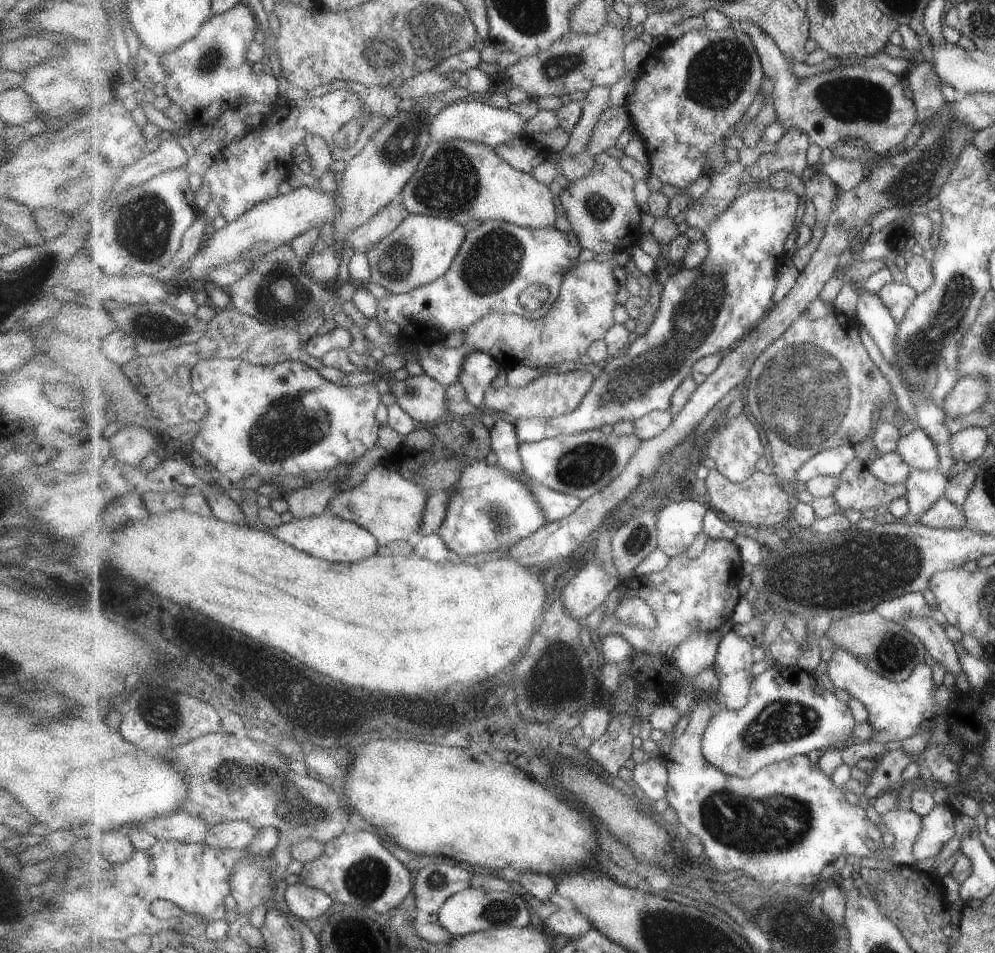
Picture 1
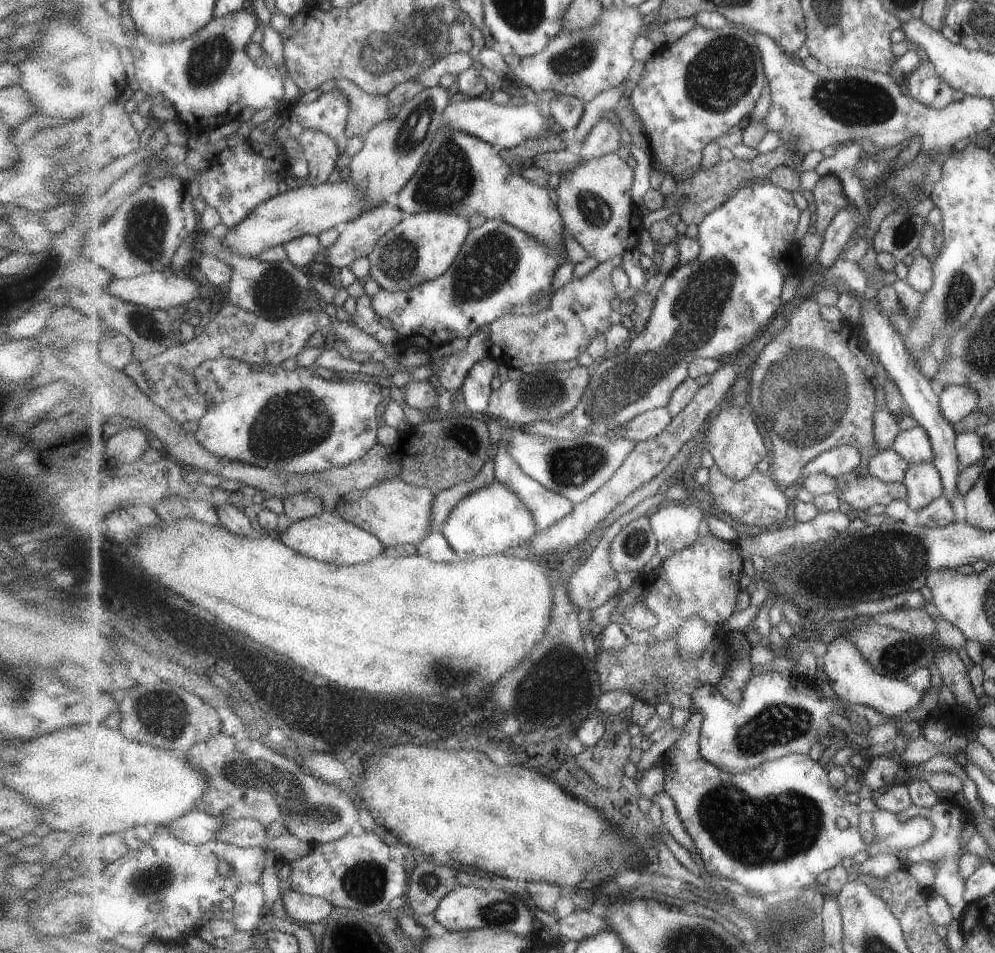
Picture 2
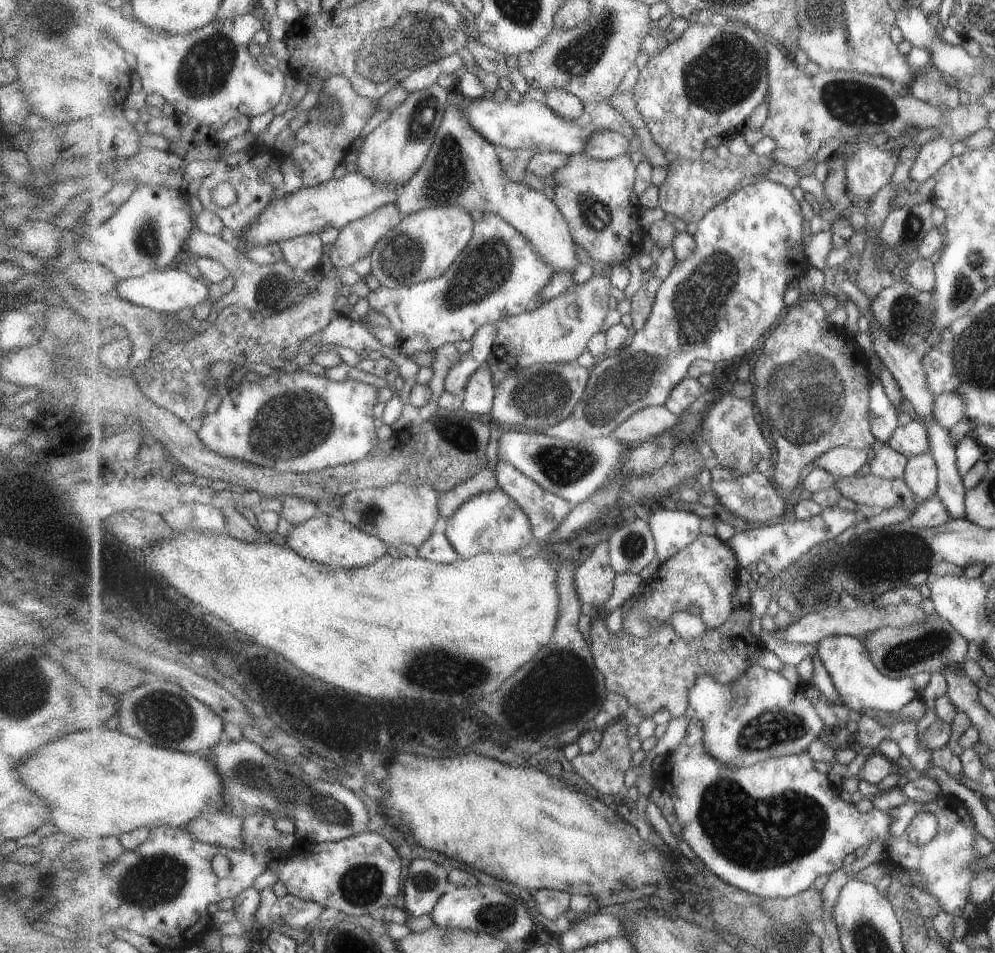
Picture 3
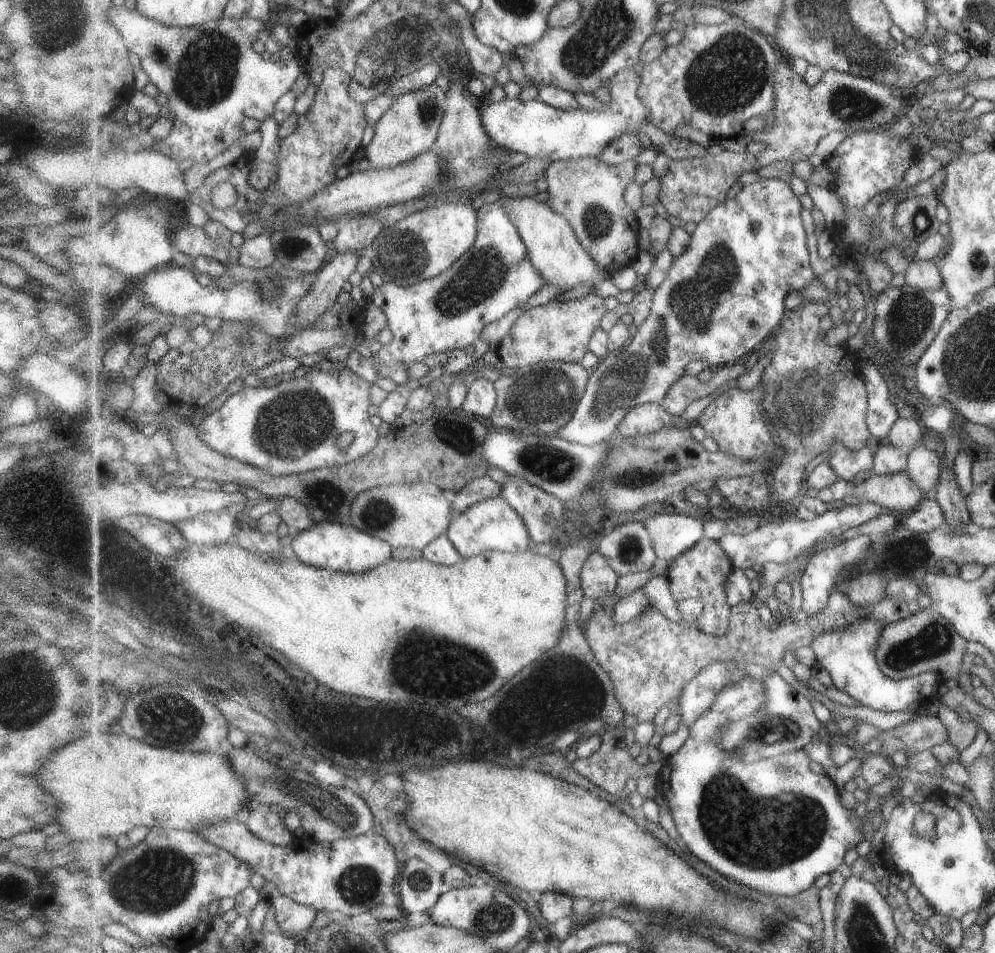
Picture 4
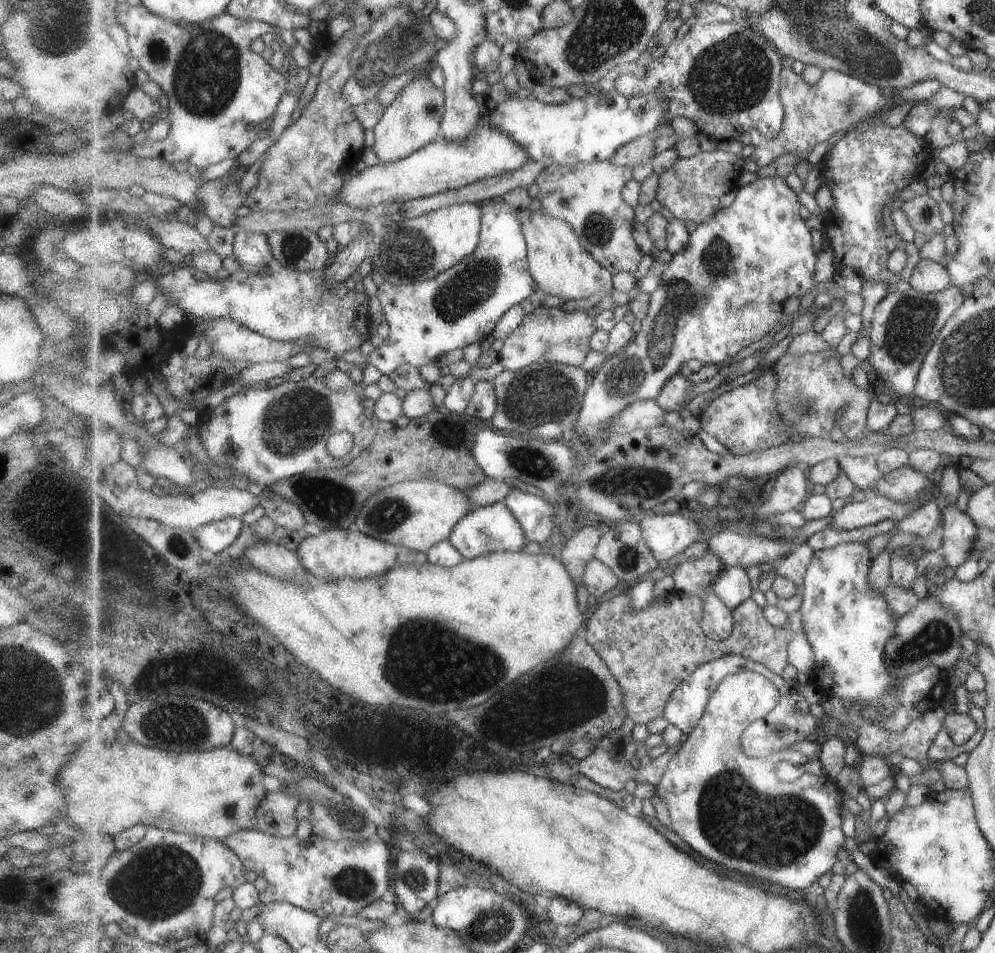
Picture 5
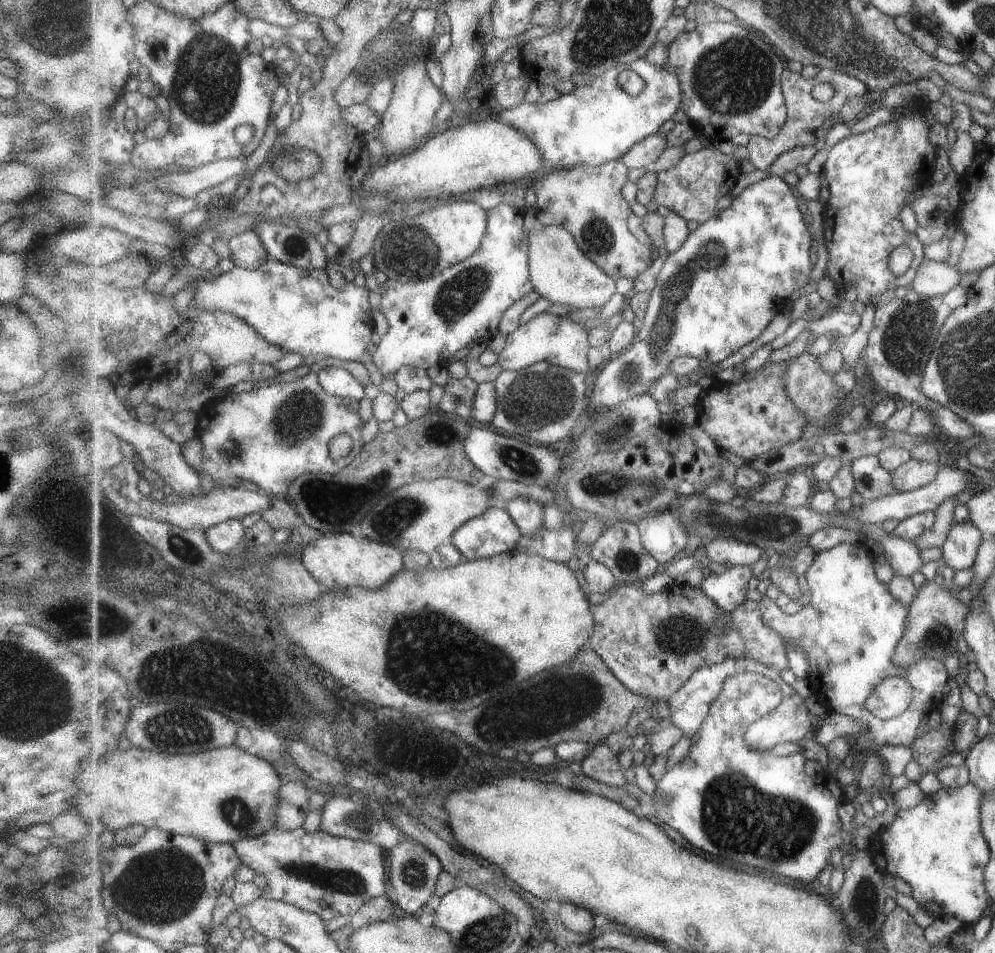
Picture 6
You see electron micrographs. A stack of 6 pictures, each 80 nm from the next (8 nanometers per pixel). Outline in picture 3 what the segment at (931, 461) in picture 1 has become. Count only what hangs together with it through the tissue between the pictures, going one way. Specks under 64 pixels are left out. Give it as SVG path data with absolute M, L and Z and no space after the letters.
M911 420L899 426L887 443L896 451L902 452L908 459L930 450L929 431L921 420Z

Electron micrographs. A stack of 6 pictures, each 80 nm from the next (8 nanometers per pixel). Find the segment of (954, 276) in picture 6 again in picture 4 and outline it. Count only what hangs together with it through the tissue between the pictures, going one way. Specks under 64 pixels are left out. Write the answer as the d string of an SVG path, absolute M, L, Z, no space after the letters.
M921 259L913 261L906 270L905 282L920 291L934 291L944 286L938 261Z

